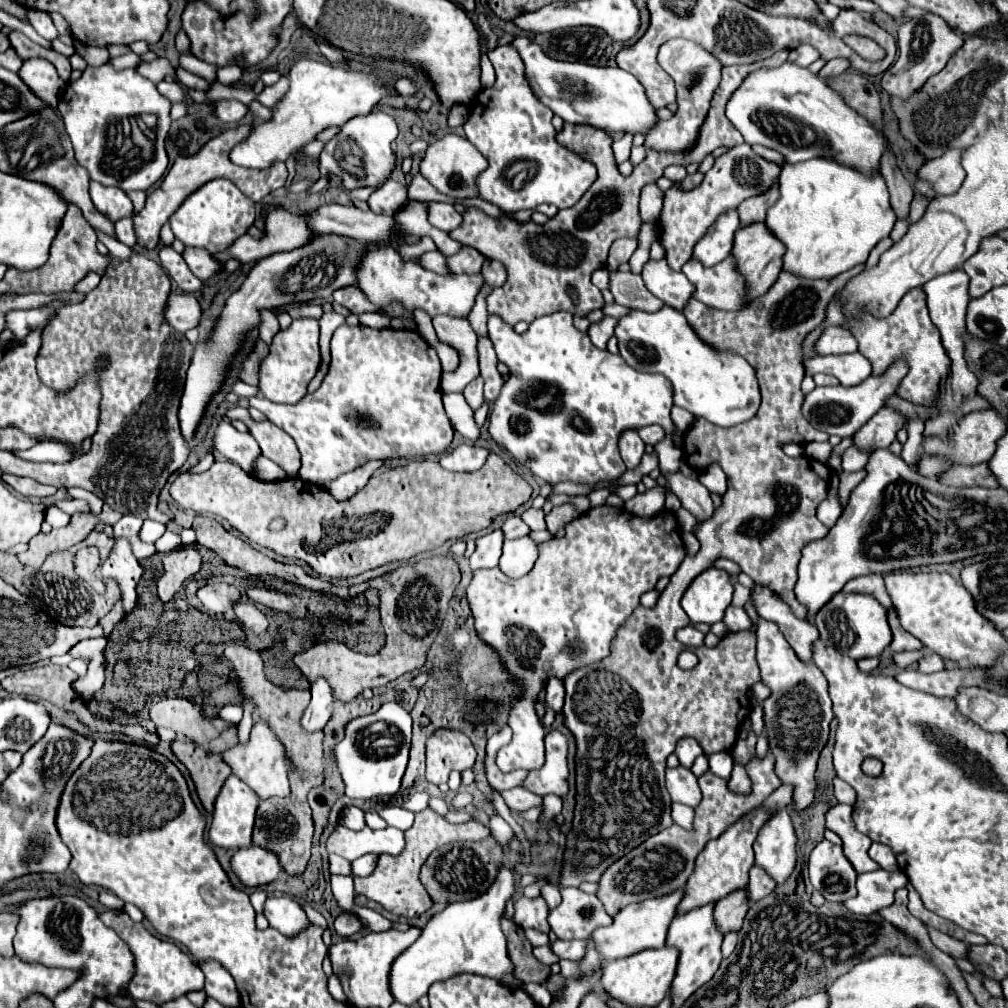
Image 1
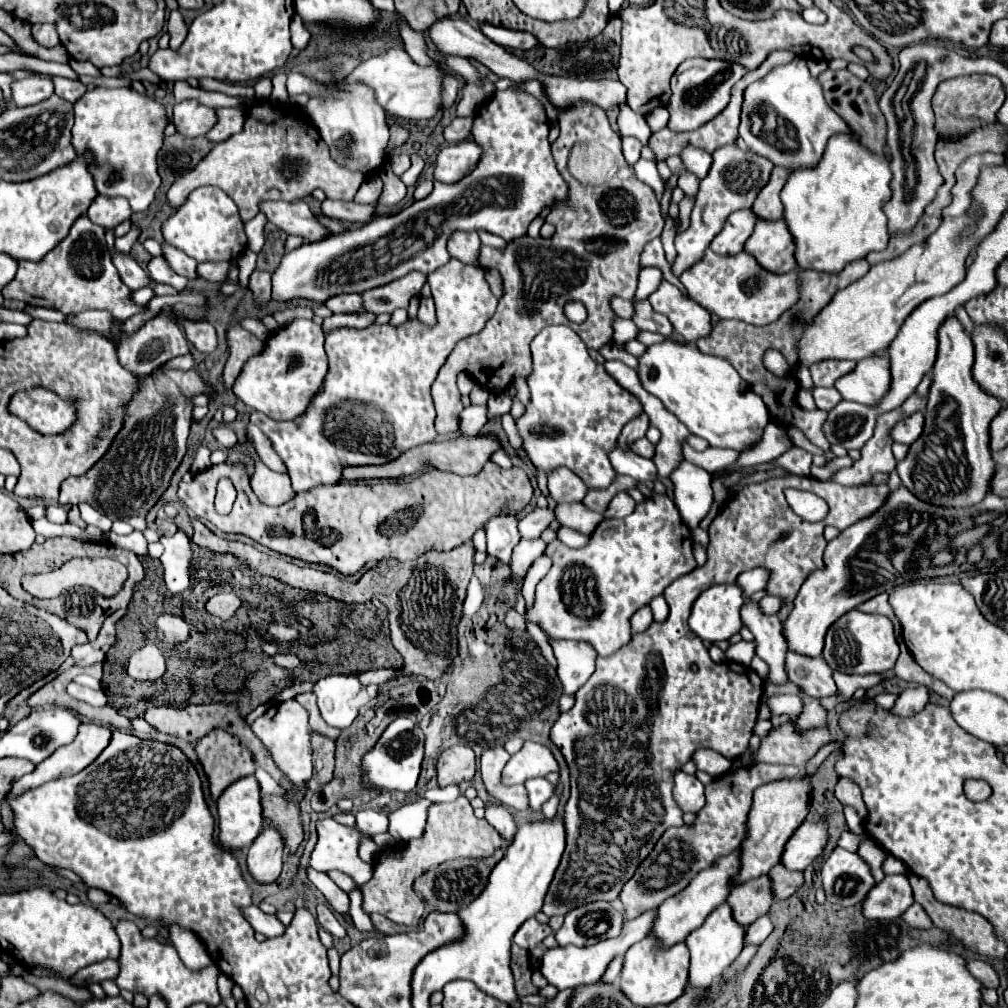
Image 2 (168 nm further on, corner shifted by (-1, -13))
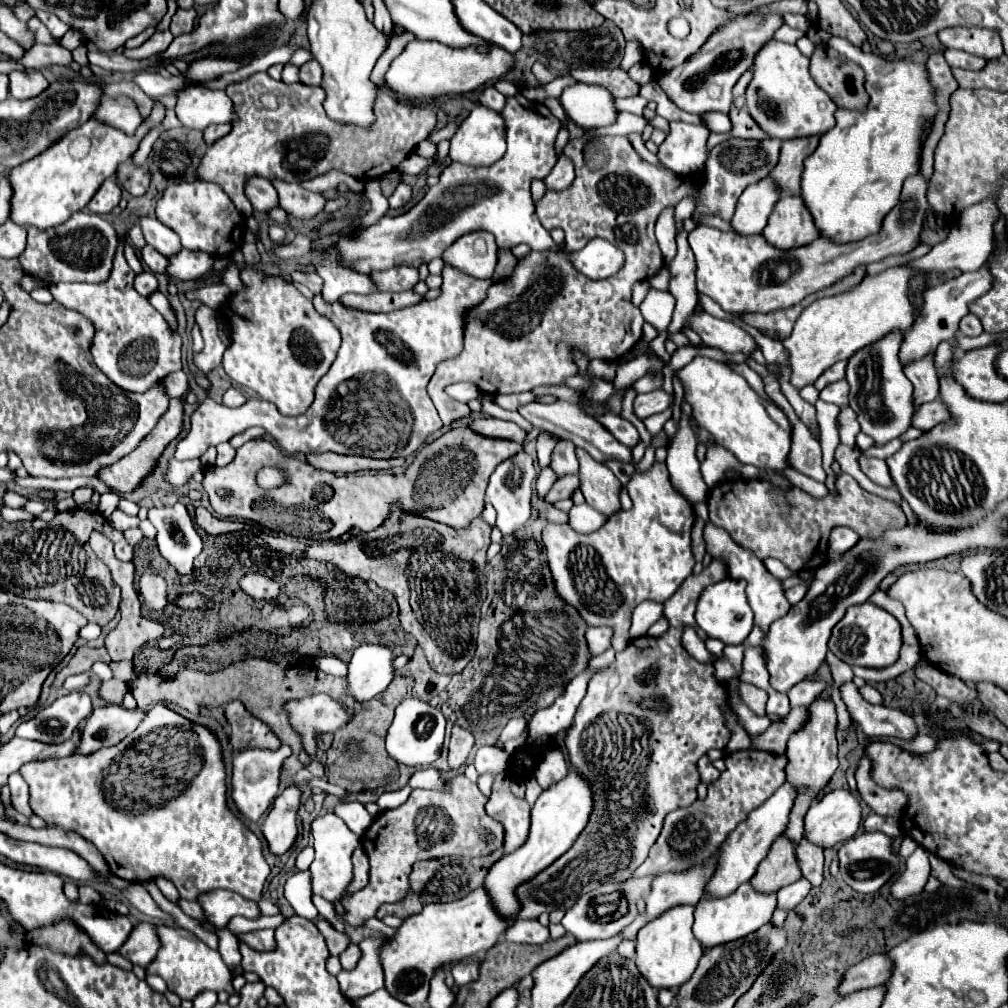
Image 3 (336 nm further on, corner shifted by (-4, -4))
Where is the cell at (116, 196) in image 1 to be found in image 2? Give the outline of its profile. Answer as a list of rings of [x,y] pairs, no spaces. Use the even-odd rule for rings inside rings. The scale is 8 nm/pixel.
[[[97,196],[87,212],[89,220],[93,224],[99,224],[103,228],[115,228],[117,224],[129,220],[131,206],[125,202],[125,198],[109,198],[109,196]]]

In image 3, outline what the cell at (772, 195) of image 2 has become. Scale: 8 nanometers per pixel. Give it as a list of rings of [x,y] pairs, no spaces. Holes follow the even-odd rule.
[[[800,139],[800,141],[784,141],[780,149],[780,161],[770,173],[778,189],[786,195],[796,197],[800,193],[800,177],[804,159],[816,149],[818,139]]]

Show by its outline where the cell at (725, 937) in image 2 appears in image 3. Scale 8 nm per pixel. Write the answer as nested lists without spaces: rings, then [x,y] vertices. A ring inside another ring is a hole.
[[[748,883],[740,885],[732,895],[724,899],[702,899],[696,905],[694,913],[694,935],[700,941],[704,953],[708,953],[716,945],[724,945],[730,941],[738,941],[760,929],[764,923],[770,921],[772,911],[776,907],[776,893],[762,895],[756,893]]]

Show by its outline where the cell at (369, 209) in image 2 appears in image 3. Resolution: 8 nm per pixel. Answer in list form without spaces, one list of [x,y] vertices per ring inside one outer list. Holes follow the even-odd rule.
[[[272,181],[272,185],[278,191],[280,207],[298,219],[310,219],[316,213],[320,213],[326,205],[326,197],[322,193],[312,193],[304,189],[298,183],[286,183],[286,181]]]

